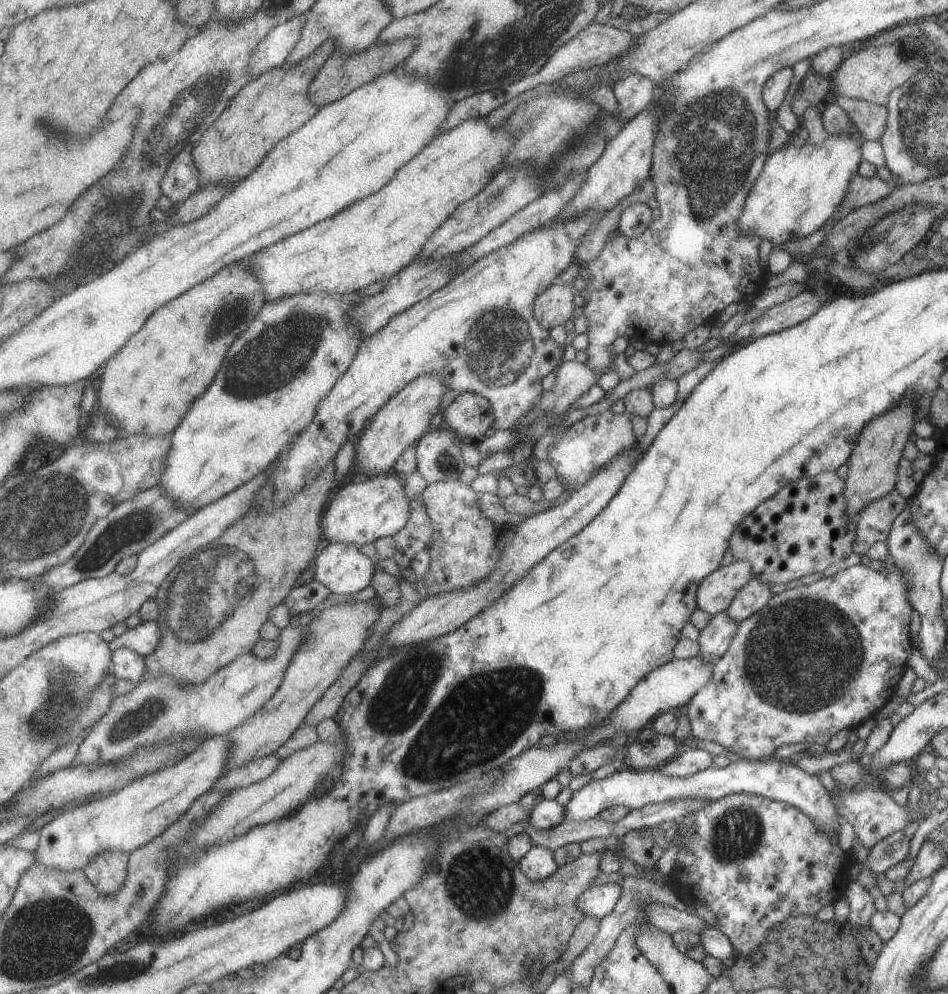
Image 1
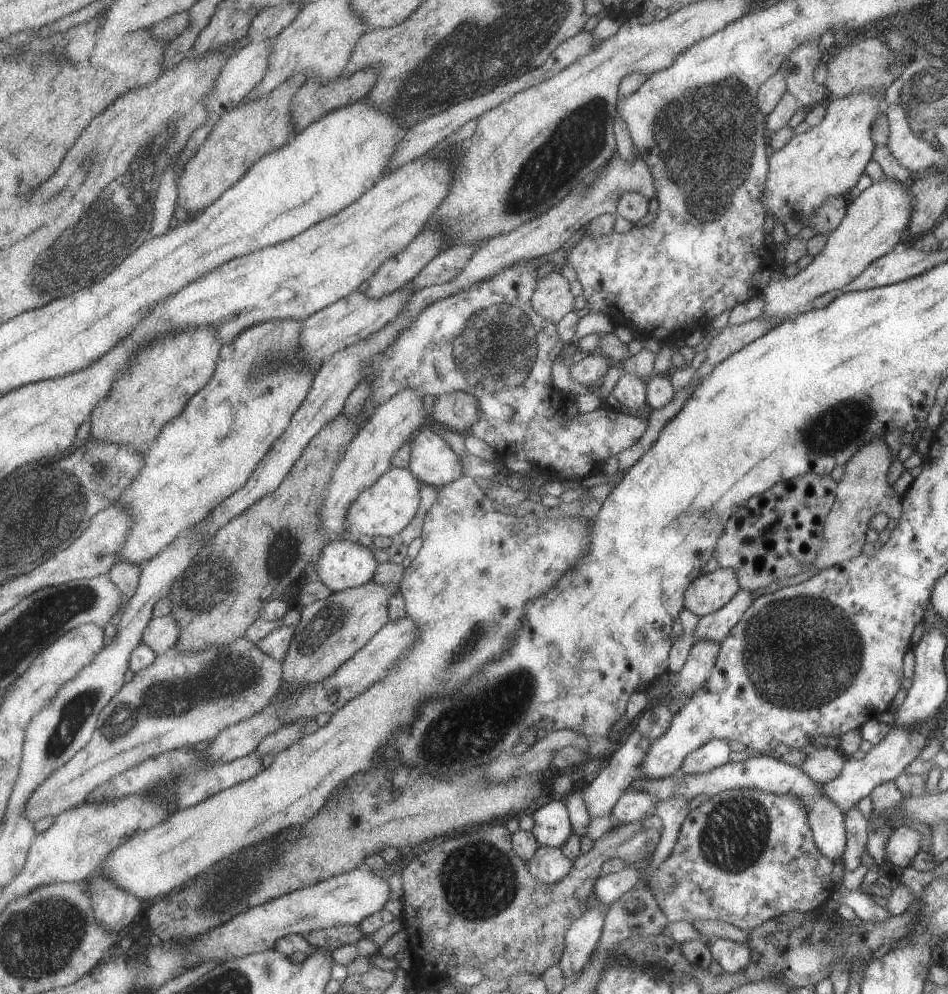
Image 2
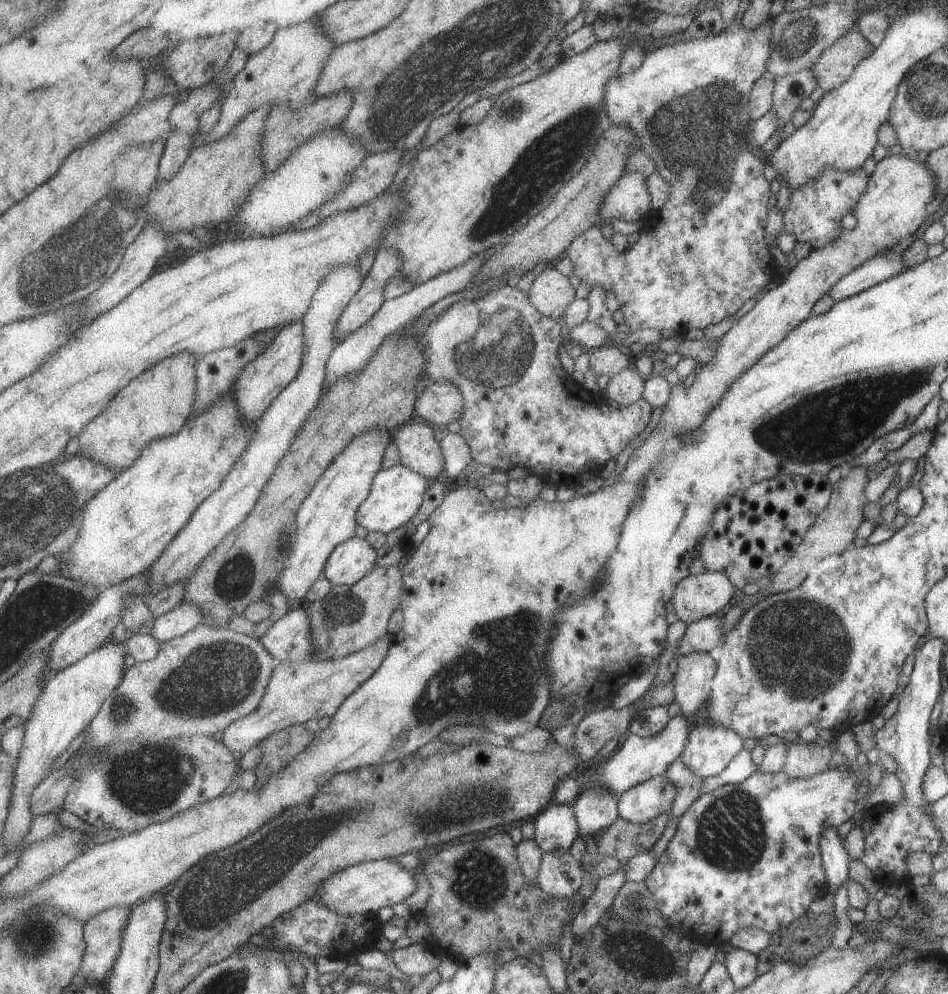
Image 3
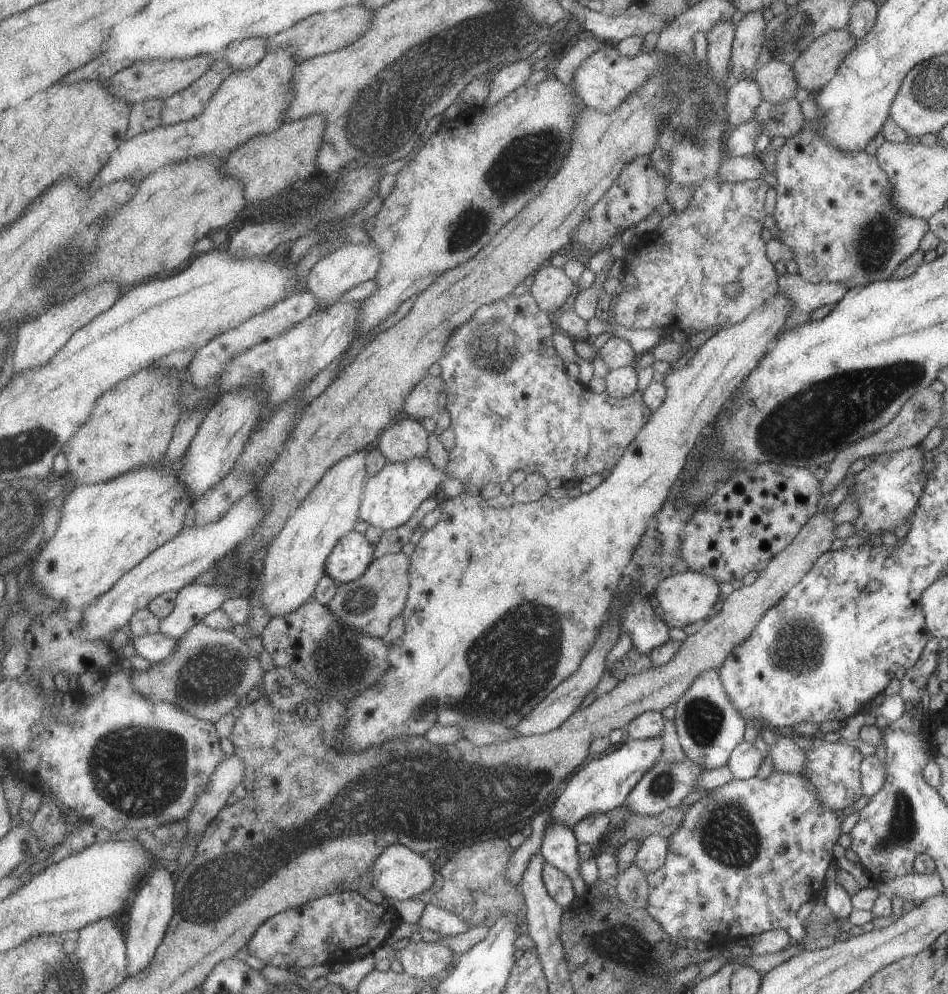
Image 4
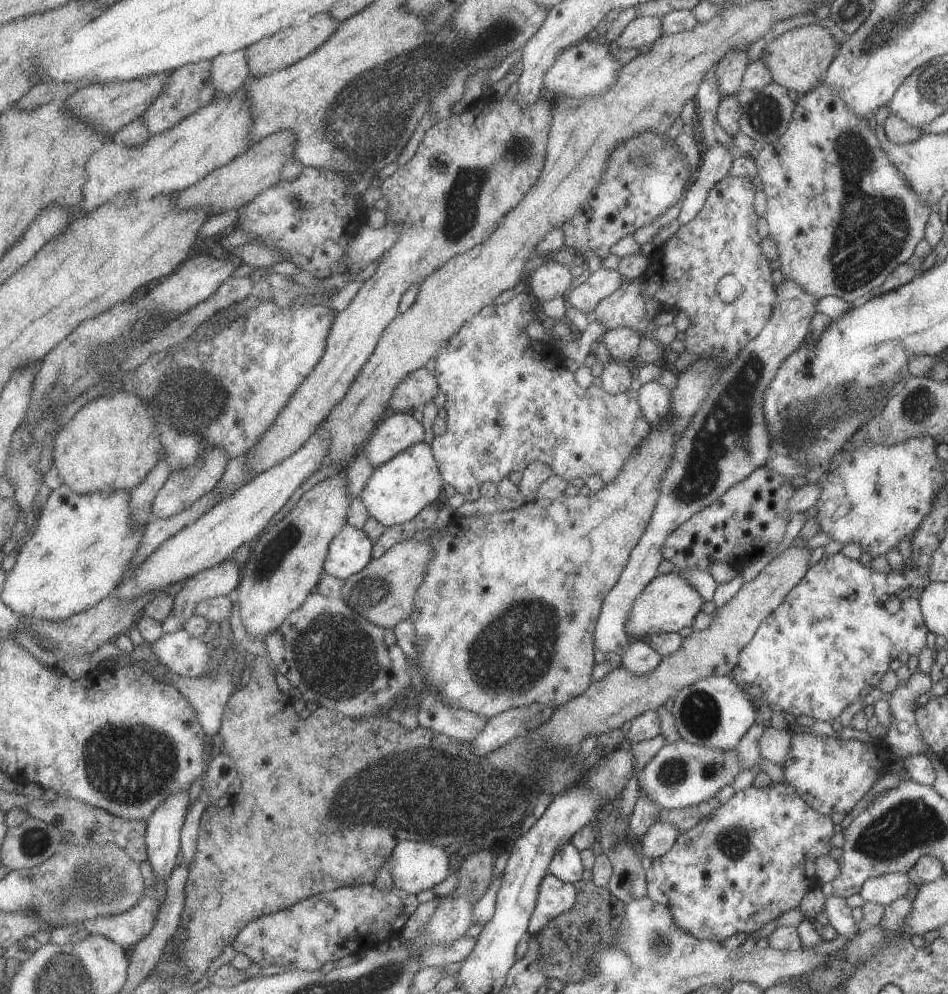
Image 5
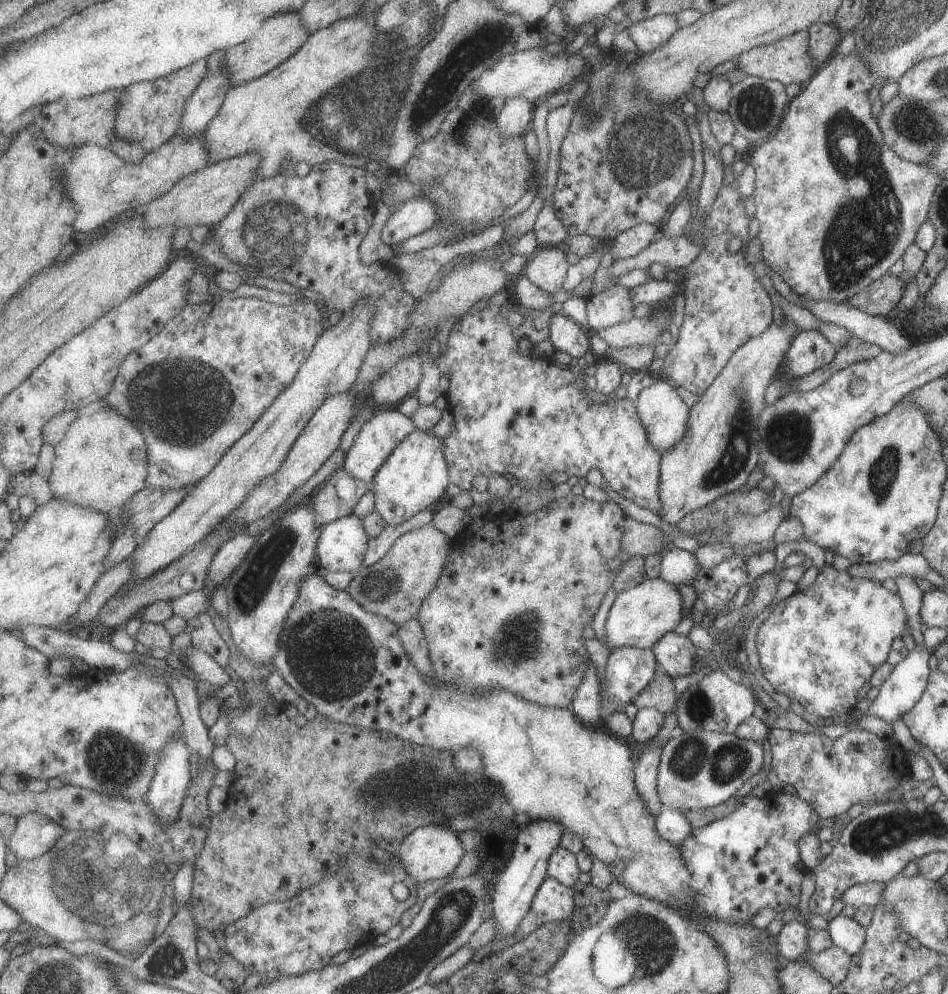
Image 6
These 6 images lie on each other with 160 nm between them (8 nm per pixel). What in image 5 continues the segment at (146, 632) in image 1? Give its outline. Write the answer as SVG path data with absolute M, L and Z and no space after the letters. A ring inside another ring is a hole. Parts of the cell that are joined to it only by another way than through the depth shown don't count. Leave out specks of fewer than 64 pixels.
M227 560L187 579L184 587L177 591L172 613L162 622L164 632L169 634L185 629L202 601L232 596L240 584L240 571L241 566L237 566L233 560Z

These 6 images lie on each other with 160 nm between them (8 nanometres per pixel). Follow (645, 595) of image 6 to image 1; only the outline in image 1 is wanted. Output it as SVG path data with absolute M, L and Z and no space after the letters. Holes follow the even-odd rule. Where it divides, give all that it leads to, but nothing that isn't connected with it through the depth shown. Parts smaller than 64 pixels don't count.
M733 560L727 566L719 566L717 570L705 575L698 584L696 606L711 616L725 611L737 590L752 578L750 564L747 561Z

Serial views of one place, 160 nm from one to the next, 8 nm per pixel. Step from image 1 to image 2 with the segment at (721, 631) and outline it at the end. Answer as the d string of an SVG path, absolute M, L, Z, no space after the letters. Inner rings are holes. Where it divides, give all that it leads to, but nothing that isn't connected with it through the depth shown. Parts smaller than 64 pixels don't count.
M697 640L687 654L683 667L675 678L675 686L669 690L668 699L679 703L679 698L693 696L703 688L709 670L715 665L720 644L709 640Z

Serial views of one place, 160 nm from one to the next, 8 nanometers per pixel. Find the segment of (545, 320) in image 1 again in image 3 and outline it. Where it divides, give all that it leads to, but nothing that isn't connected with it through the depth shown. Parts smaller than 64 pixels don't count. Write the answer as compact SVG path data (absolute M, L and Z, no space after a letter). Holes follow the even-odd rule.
M553 265L547 266L539 276L534 277L526 293L535 310L553 320L561 317L575 299L569 279Z

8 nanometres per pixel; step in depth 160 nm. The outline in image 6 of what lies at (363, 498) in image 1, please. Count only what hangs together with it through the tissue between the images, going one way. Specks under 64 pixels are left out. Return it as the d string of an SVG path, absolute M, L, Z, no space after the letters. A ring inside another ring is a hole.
M415 428L389 454L371 482L374 511L388 526L397 526L417 514L430 508L446 490L449 483L447 466L441 452L441 438L431 431L421 431Z

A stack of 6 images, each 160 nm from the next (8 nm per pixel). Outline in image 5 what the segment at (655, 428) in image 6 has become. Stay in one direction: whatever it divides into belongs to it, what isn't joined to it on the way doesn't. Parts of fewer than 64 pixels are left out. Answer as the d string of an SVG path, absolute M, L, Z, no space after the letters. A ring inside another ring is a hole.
M656 380L642 384L636 391L641 412L651 427L669 414L670 392Z

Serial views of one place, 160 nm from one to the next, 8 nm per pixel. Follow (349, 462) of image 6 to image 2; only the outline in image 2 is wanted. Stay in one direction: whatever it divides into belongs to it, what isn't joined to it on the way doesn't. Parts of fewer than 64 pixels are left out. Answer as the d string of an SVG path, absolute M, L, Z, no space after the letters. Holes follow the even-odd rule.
M430 427L421 428L409 443L408 469L419 484L438 488L463 475L458 456Z

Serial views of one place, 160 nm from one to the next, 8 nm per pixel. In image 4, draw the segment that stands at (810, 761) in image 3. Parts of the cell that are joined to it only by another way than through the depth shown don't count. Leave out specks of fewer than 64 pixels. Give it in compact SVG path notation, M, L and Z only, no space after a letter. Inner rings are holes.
M780 736L777 742L767 750L770 754L767 761L772 761L773 770L782 773L801 775L804 772L805 753L795 745L790 737Z

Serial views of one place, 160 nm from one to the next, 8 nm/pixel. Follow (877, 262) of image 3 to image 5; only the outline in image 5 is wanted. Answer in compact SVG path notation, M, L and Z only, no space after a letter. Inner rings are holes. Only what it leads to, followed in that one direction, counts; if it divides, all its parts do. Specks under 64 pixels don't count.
M782 279L780 284L776 286L776 301L769 320L757 333L757 336L749 340L732 361L728 362L717 382L701 401L689 426L682 432L681 438L677 441L670 465L664 470L657 504L650 516L649 524L645 527L639 542L630 552L627 564L621 571L617 582L609 590L600 606L593 641L594 648L597 650L602 653L611 651L620 653L628 649L631 639L629 639L624 627L626 618L629 616L633 601L641 594L645 585L649 584L649 581L657 575L657 566L664 559L661 549L671 531L703 507L710 505L730 486L749 476L753 469L764 465L768 457L771 456L773 449L768 441L766 422L761 410L763 391L767 388L767 383L774 377L778 364L781 364L781 361L805 340L809 332L813 333L810 323L813 313L816 311L816 300L817 298L804 291L797 283L789 279ZM531 703L524 707L507 709L486 719L485 726L470 742L472 751L476 755L484 755L503 746L512 738L543 724L553 710L539 703Z

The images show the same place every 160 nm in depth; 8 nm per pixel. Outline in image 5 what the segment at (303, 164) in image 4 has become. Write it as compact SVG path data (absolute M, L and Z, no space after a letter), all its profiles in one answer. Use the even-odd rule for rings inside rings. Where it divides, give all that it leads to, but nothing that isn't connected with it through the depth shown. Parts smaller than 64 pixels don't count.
M291 129L264 136L261 140L251 144L243 154L231 159L229 164L218 168L197 184L180 192L178 205L182 209L209 207L212 216L218 215L225 210L233 210L233 208L237 209L246 205L260 192L267 191L269 187L273 187L281 180L282 167L289 161L295 160L295 137Z

